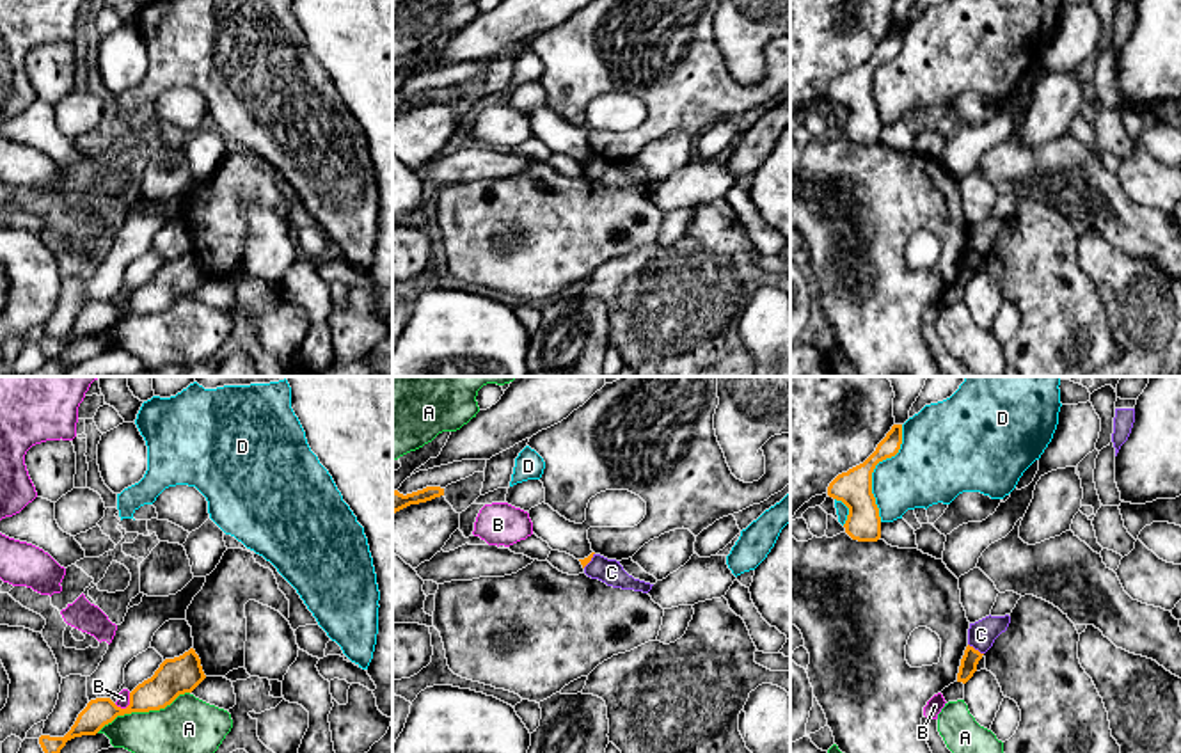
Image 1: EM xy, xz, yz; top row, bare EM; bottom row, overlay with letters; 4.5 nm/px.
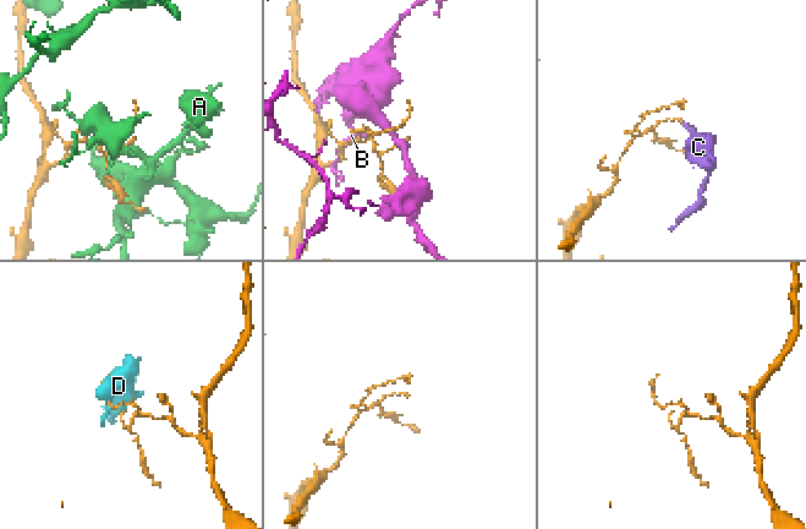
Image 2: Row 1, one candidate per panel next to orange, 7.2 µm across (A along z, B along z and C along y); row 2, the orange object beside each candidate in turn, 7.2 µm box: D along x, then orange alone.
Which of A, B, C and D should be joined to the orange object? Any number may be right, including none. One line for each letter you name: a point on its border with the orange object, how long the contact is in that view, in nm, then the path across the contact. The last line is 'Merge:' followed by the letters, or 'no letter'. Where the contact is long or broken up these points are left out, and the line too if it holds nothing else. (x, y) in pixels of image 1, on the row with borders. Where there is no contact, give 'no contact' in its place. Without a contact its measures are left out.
Merge: no letter

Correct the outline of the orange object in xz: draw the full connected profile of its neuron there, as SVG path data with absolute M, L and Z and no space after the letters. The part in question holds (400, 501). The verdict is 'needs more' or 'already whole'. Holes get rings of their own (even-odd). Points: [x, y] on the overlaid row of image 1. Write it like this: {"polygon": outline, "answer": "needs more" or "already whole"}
{"polygon": "M426 487L423 490L412 492L412 494L400 494L398 490L392 492L392 515L410 504L419 504L432 501L435 497L444 495L444 488L440 487Z", "answer": "already whole"}

